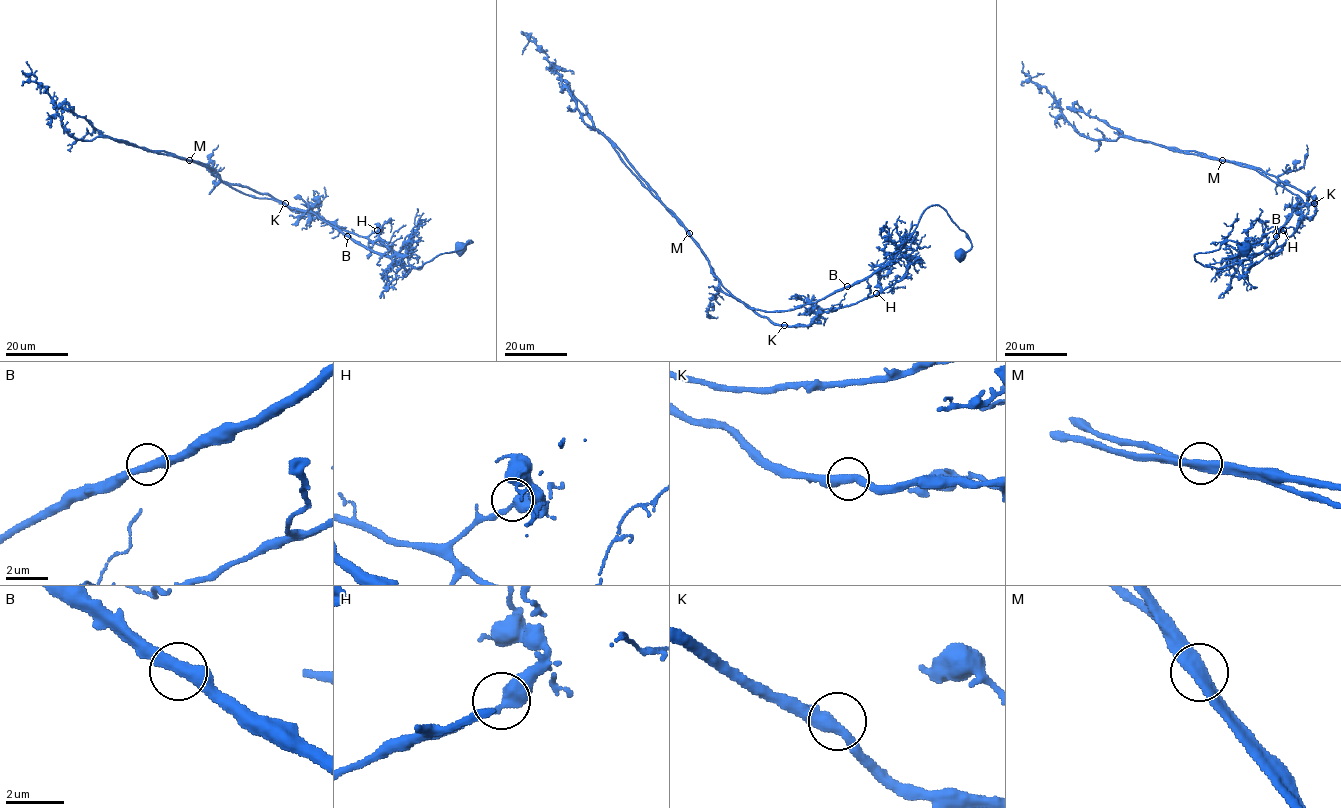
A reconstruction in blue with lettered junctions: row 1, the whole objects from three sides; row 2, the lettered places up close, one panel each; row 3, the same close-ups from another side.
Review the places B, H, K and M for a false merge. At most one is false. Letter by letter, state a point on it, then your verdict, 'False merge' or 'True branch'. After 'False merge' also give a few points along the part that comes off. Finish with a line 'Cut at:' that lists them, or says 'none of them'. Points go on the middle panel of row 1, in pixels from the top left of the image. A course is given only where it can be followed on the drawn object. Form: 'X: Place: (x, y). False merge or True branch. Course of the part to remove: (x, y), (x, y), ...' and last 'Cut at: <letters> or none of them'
B: Place: (847, 286). True branch
H: Place: (876, 293). True branch
K: Place: (784, 325). True branch
M: Place: (689, 233). False merge. Course of the part to remove: (689, 233), (718, 287), (777, 324), (807, 326), (819, 314), (880, 293), (911, 263), (902, 256), (884, 267)
Cut at: M

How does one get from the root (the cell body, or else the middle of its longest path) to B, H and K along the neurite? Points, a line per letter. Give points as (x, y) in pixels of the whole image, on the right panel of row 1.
B: (1244, 249), (1229, 240), (1218, 249), (1196, 253), (1195, 260), (1203, 266), (1224, 268), (1262, 252), (1276, 236)
H: (1244, 249), (1229, 240), (1195, 260), (1231, 266), (1251, 243), (1265, 243), (1271, 252), (1280, 246), (1283, 230)
K: (1244, 249), (1229, 240), (1195, 260), (1224, 268), (1255, 256), (1295, 208), (1311, 217), (1314, 203)

